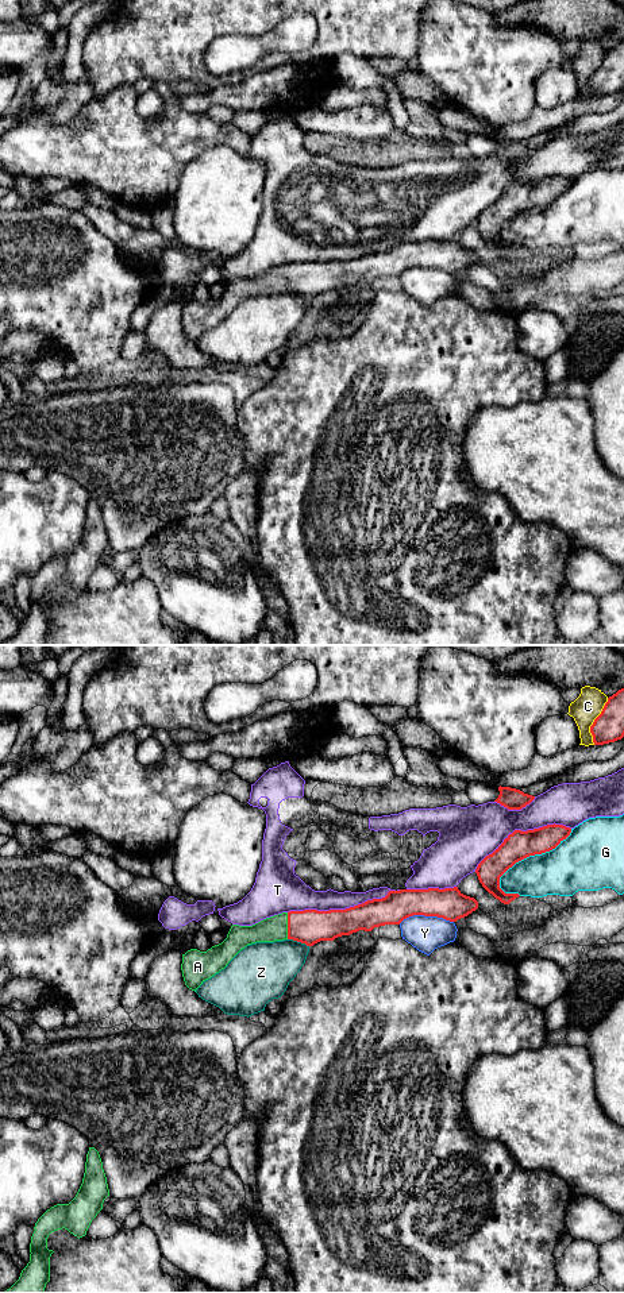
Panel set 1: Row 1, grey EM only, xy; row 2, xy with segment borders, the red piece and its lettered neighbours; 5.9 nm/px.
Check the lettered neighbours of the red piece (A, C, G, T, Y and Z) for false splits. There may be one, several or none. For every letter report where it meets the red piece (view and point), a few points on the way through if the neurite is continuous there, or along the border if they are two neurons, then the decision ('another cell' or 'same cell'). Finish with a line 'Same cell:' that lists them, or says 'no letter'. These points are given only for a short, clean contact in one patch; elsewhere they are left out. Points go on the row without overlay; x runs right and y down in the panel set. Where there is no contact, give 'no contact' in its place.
A: meets red in xy at (288, 278); runs through xy (309, 278), (288, 278), (272, 281); same cell
C: meets red in xy at (594, 73); another cell
G: meets red in xy at (532, 207); another cell
T: meets red in xy at (341, 262); another cell
Y: meets red in xy at (426, 267); border along xy (453, 273), (409, 267), (399, 276); another cell
Z: meets red in xy at (299, 293); another cell
Same cell: A

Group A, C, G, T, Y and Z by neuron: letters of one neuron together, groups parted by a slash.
A / C / G / T / Y / Z

